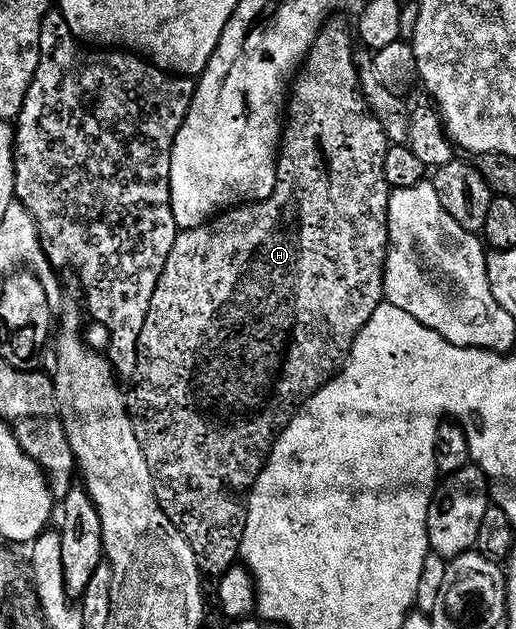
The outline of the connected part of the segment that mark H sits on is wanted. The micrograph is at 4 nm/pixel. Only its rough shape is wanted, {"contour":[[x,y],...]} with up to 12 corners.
{"contour":[[326,20],[271,198],[181,232],[135,438],[206,577],[385,300],[391,146]]}

